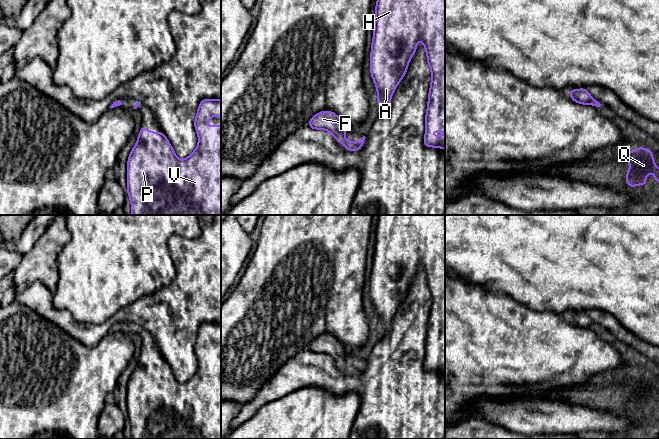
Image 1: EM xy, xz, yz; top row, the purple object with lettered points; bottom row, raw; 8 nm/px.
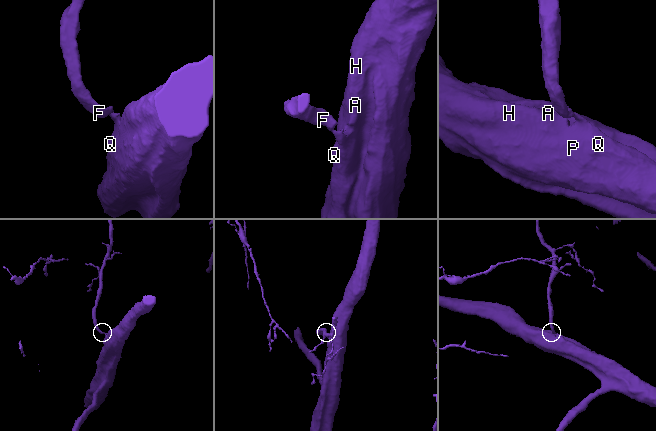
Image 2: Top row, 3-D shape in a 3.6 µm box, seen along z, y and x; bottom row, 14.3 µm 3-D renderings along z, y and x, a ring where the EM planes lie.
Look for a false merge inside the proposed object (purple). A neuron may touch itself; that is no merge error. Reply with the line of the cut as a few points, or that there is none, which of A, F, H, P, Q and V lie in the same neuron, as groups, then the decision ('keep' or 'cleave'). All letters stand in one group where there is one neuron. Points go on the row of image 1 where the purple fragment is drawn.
cut none; groups A F H P Q V; keep

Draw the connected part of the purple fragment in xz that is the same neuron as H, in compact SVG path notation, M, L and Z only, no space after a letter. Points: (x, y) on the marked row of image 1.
M377 0L370 72L377 89L377 102L381 111L385 112L390 108L391 97L407 72L419 40L424 45L431 70L424 146L445 150L445 135L430 135L435 131L445 132L445 0Z

